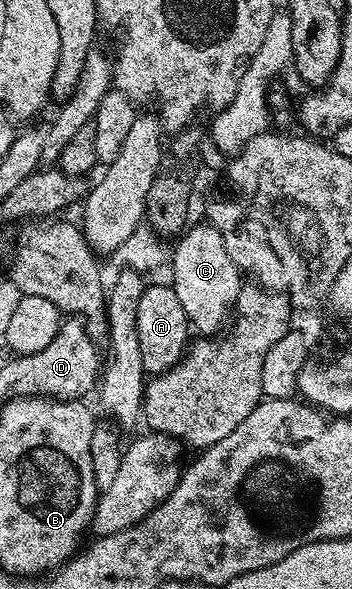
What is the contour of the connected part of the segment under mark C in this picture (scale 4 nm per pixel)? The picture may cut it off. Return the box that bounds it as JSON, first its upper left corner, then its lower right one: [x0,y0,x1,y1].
[170,224,242,336]

